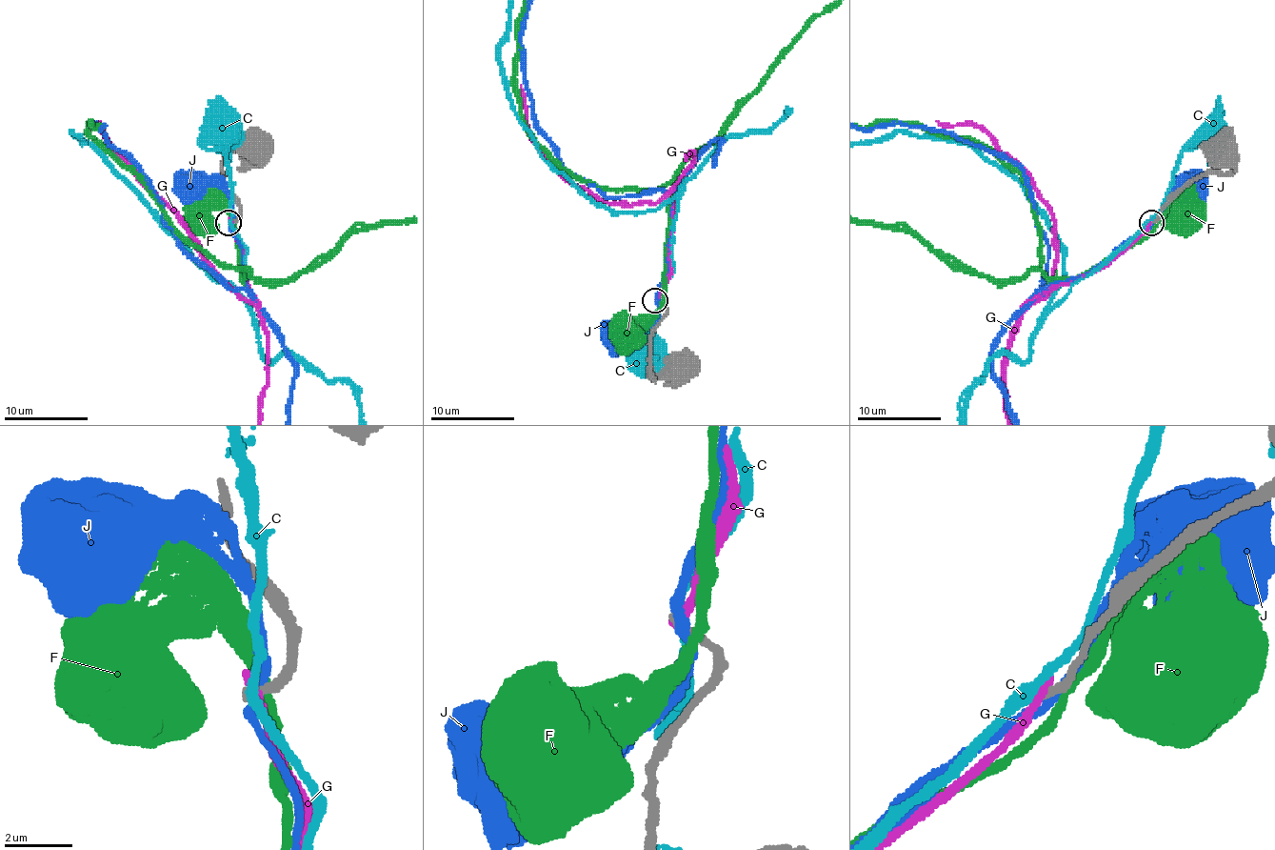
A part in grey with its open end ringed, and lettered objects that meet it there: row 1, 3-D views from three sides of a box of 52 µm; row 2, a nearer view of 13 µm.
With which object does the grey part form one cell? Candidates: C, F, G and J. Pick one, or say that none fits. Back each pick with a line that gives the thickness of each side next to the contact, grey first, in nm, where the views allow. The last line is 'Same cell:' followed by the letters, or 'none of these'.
Same cell: none of these

